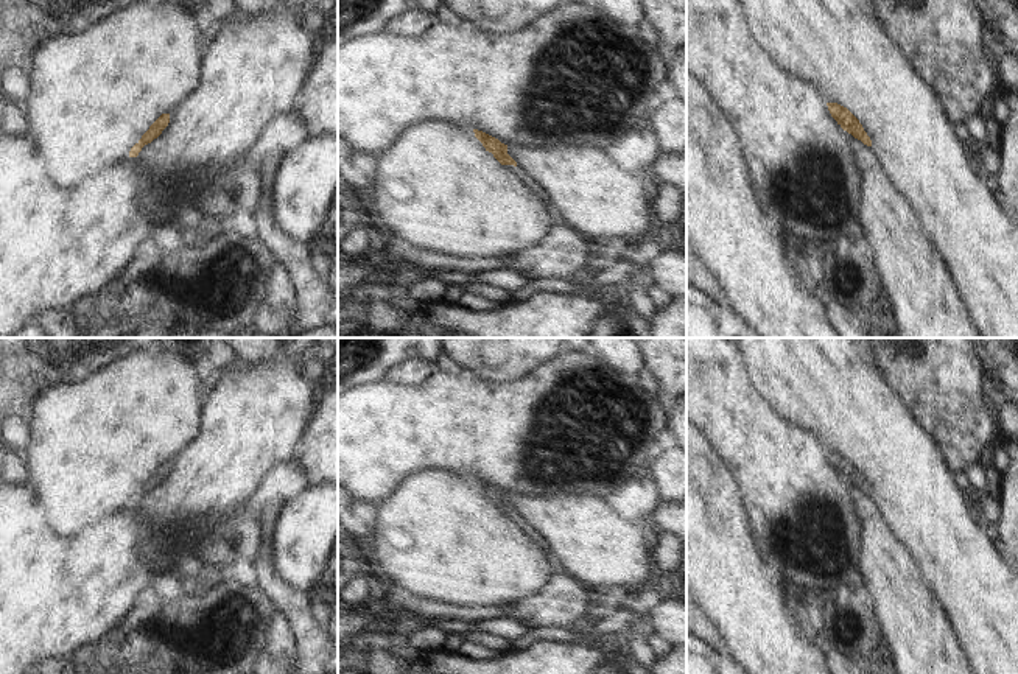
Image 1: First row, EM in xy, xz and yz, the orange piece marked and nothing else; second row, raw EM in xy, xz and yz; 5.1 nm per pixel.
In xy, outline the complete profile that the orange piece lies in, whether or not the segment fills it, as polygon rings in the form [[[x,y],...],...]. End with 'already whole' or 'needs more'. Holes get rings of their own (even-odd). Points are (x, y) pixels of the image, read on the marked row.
[[[162,114],[142,135],[142,139],[131,148],[129,157],[137,157],[142,148],[151,143],[154,139],[157,139],[162,134],[162,131],[168,126],[168,123],[170,114]]]; already whole

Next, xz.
[[[473,129],[475,137],[483,143],[486,151],[492,153],[493,157],[501,163],[507,165],[517,176],[518,179],[532,191],[535,193],[542,204],[546,209],[548,218],[553,226],[560,226],[563,224],[562,215],[556,210],[556,207],[551,204],[548,199],[546,193],[540,188],[539,184],[535,184],[518,165],[517,162],[507,154],[507,145],[501,143],[498,139]]]; needs more

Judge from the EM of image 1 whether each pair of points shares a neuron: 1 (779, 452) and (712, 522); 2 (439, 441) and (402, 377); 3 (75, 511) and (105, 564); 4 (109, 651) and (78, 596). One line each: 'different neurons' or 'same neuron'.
1: different neurons
2: different neurons
3: different neurons
4: different neurons

